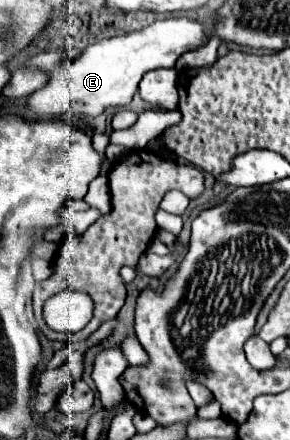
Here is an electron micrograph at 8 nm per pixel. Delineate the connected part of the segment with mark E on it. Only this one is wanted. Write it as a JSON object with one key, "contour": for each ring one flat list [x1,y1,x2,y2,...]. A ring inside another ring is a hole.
{"contour":[[167,17,167,19,159,19,139,31,131,31,125,35,117,35,111,39,101,39,95,45,89,45,83,55,79,59,73,61,65,61,61,69,53,71,49,77,49,83,45,87,41,87,39,91,35,91,27,103,31,105,33,117,35,119,55,119,61,117,65,113,77,113,77,115,91,115,97,117,101,115,105,109,109,107,119,107,119,105,127,105,131,103,139,81,143,79,143,75,147,71,153,69,163,69,163,67,175,67,177,59,187,53,187,51,195,51,201,45,207,43,207,35,205,35,205,27,197,21,197,19,189,19,189,17]]}

